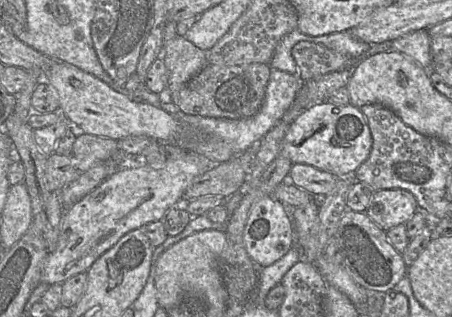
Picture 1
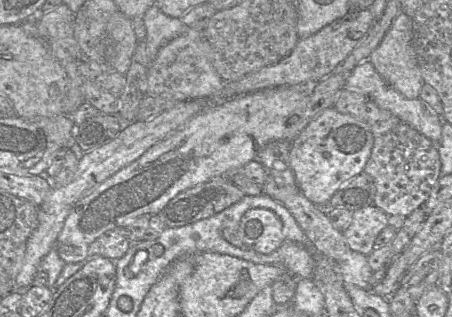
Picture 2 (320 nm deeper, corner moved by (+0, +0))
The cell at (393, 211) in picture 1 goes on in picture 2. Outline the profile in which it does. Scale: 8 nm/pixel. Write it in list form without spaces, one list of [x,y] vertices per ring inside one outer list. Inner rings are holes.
[[[374,204],[352,212],[352,221],[342,233],[352,251],[368,255],[378,234],[388,226],[388,215]]]

